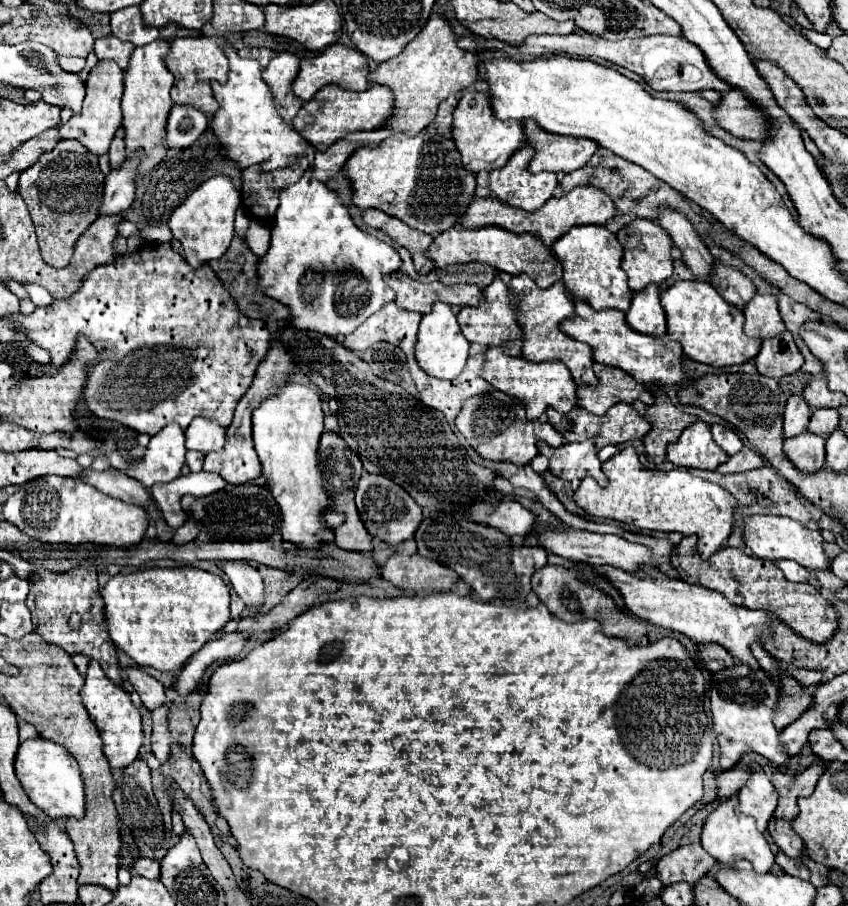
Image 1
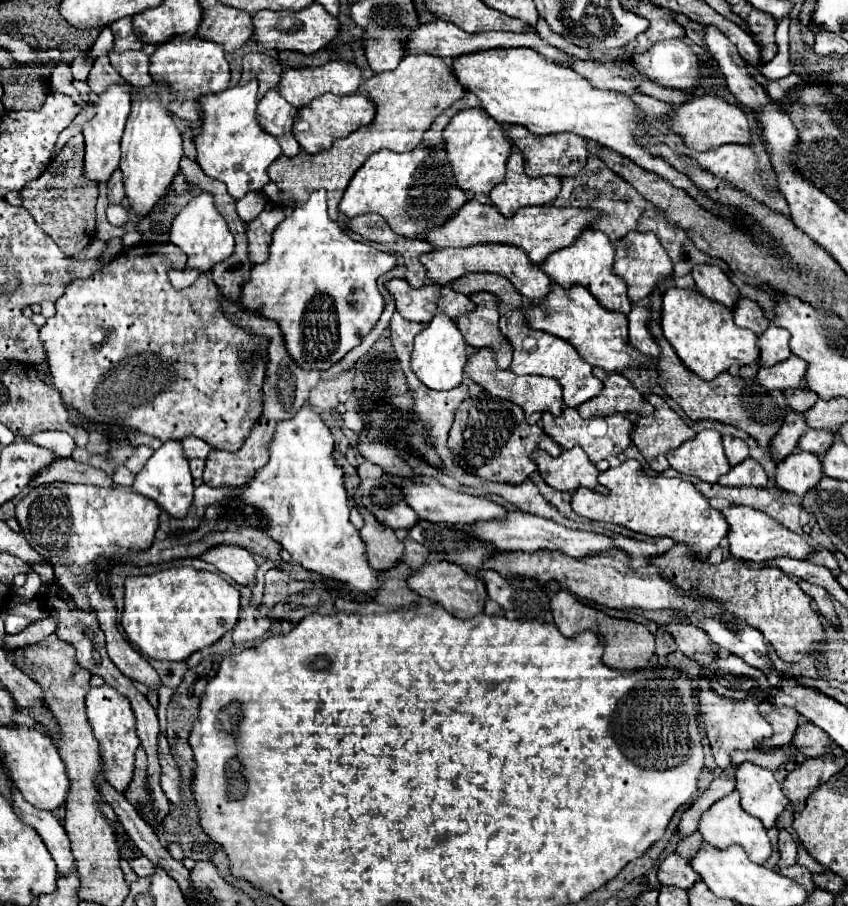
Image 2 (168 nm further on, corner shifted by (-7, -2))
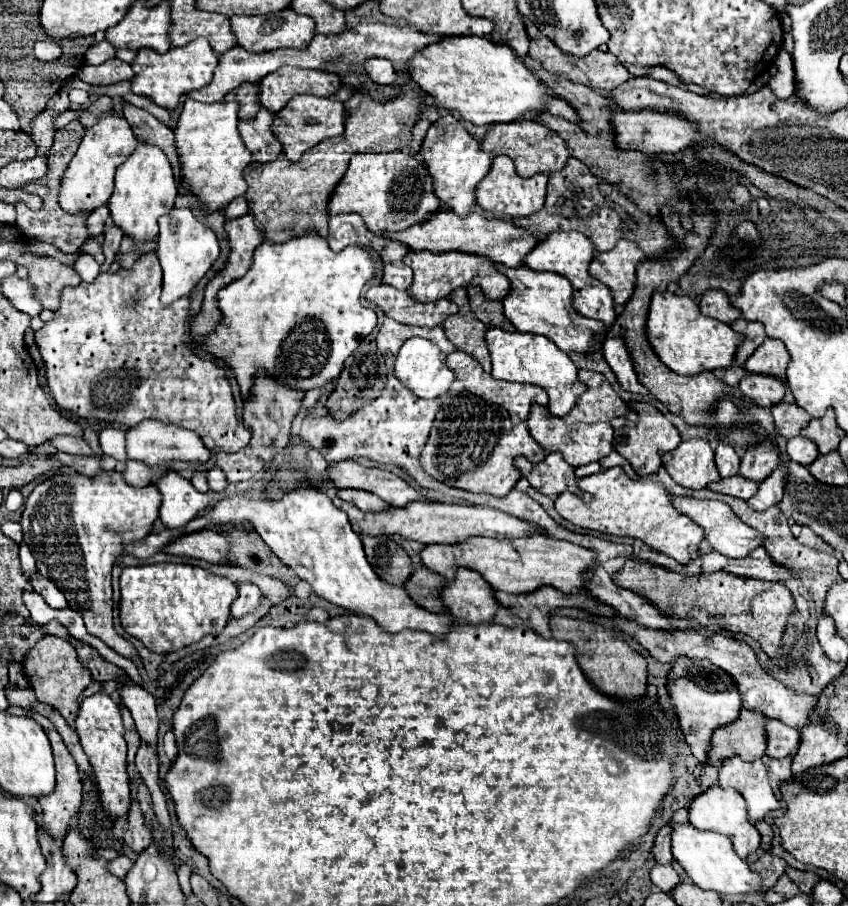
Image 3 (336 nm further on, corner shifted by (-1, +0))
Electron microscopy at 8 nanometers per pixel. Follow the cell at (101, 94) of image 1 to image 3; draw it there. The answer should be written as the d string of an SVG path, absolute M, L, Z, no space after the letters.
M104 112L102 116L98 116L98 122L86 130L76 156L62 176L60 206L68 214L76 214L92 212L94 208L106 204L114 190L114 172L126 160L126 156L132 154L130 150L134 150L134 146L136 136L126 118L122 118L118 112Z

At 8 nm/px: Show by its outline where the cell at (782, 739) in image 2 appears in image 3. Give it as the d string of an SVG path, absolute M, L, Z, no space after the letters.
M742 710L738 722L714 732L710 760L724 760L736 754L744 760L762 758L766 754L766 722L768 718L760 712Z

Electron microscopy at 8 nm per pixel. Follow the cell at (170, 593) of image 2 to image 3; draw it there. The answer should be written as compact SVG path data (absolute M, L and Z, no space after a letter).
M164 562L124 568L120 574L120 592L122 628L148 650L170 654L200 642L208 634L222 632L230 616L230 604L236 600L238 586L200 566Z

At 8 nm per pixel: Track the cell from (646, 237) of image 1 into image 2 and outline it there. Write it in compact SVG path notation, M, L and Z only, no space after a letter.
M628 232L628 236L620 238L616 244L616 256L612 272L620 276L628 286L628 298L630 302L644 300L662 280L672 276L672 262L668 260L668 254L664 248L660 248L660 242L656 240L654 232Z

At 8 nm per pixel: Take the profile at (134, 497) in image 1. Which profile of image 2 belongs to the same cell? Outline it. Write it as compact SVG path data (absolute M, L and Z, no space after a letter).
M56 458L54 464L40 470L32 478L34 486L50 484L50 482L78 482L78 484L94 484L94 486L104 486L104 488L114 486L114 482L102 470L92 468L88 464L80 464L72 458Z

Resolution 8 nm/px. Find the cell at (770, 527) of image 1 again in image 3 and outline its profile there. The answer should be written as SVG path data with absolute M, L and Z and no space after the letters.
M674 498L674 508L686 516L690 516L696 524L700 524L706 530L706 540L710 542L710 546L728 556L728 558L744 558L746 554L750 554L752 550L756 550L758 546L762 546L762 542L766 538L762 538L762 534L758 534L758 530L754 530L752 526L746 526L732 510L726 502L720 500L696 500L696 498Z

